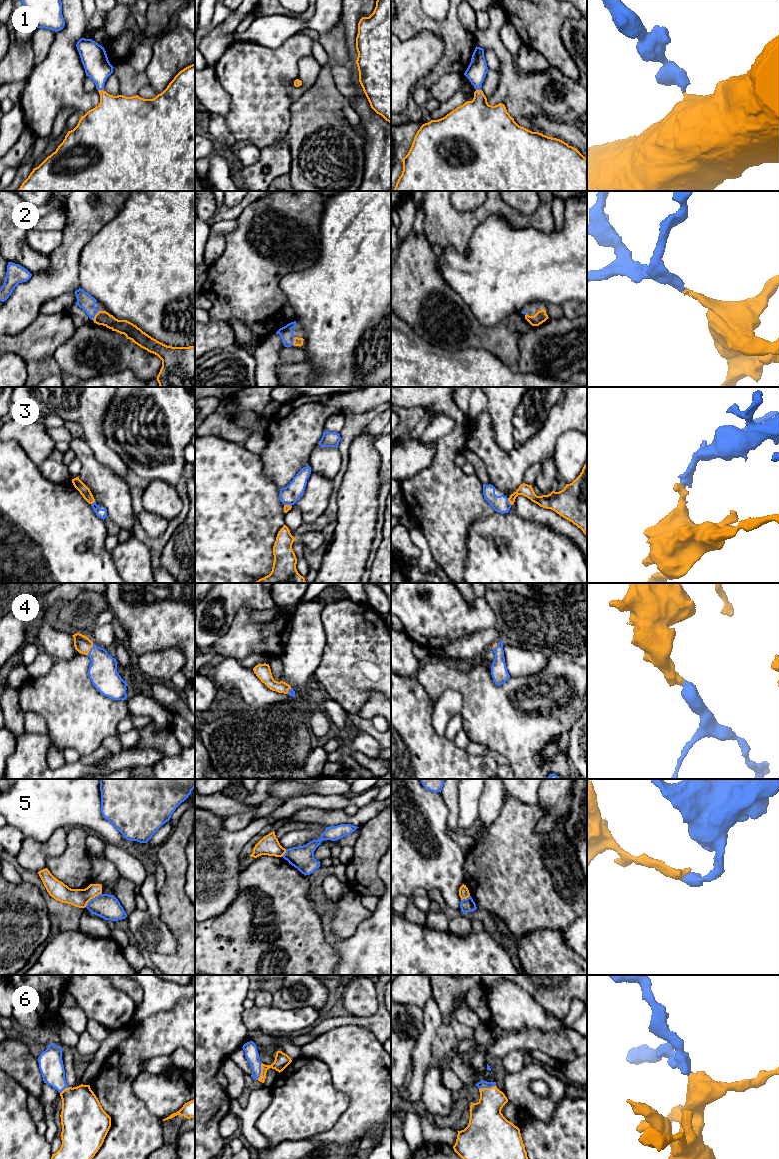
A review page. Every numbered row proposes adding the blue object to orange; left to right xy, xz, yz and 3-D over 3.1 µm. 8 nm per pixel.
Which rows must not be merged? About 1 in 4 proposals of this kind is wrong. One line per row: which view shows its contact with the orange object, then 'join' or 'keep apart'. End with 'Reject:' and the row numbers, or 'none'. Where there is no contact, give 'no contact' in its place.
1: xy | join
2: xy | join
3: yz | keep apart
4: xy | join
5: xy | keep apart
6: xz | join
Reject: 3, 5

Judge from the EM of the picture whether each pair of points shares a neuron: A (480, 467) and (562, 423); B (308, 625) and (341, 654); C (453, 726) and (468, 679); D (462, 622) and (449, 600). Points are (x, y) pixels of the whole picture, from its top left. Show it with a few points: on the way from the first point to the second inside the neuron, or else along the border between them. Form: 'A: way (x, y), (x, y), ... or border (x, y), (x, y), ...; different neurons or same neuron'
A: border (467, 448), (471, 449), (484, 463), (490, 483); different neurons
B: border (321, 617), (325, 645), (319, 663); different neurons
C: border (459, 714), (463, 728); different neurons
D: way (457, 617), (449, 609), (449, 605); same neuron

